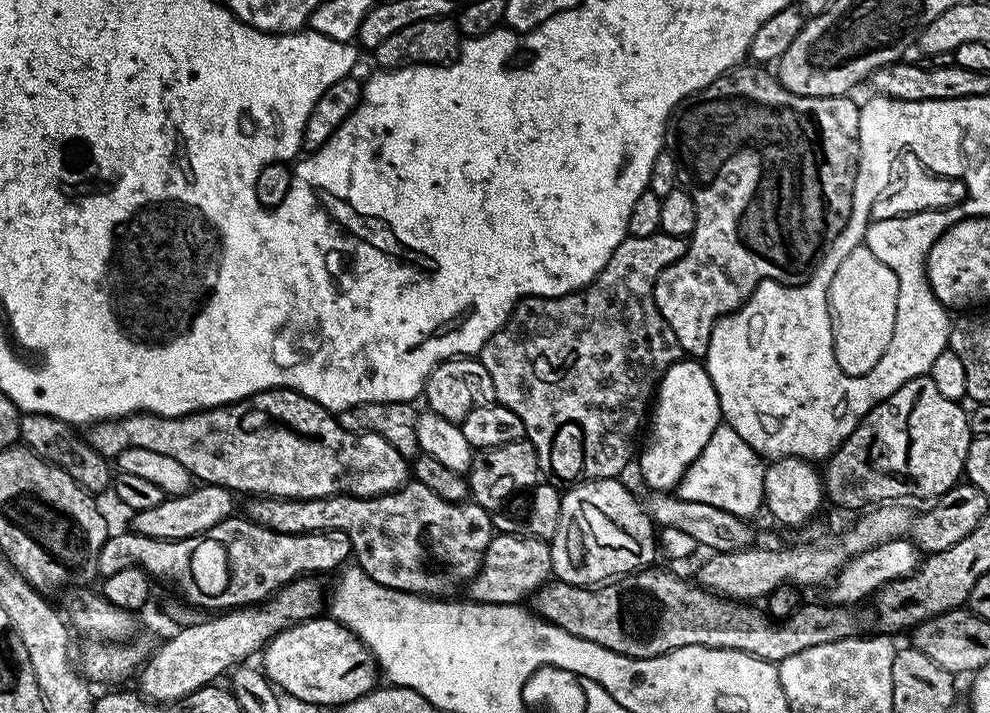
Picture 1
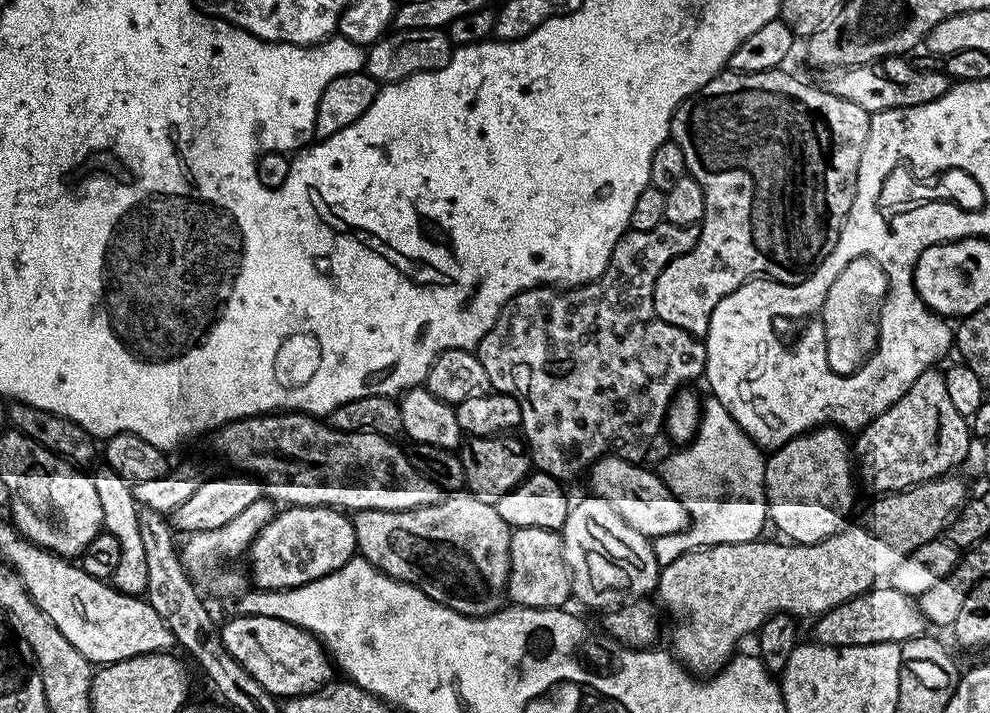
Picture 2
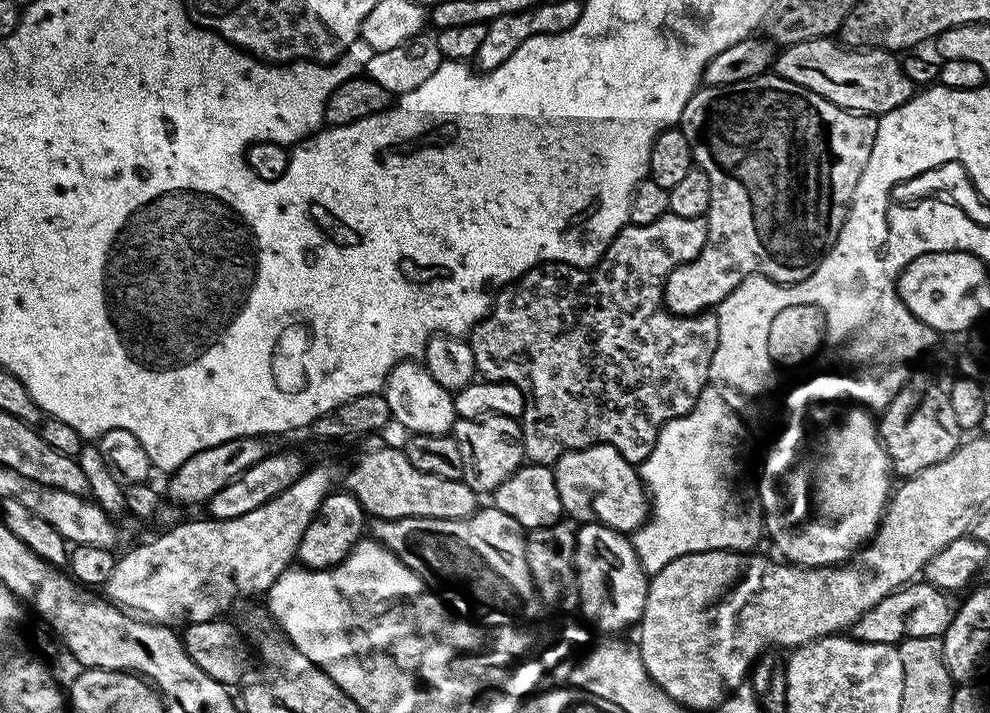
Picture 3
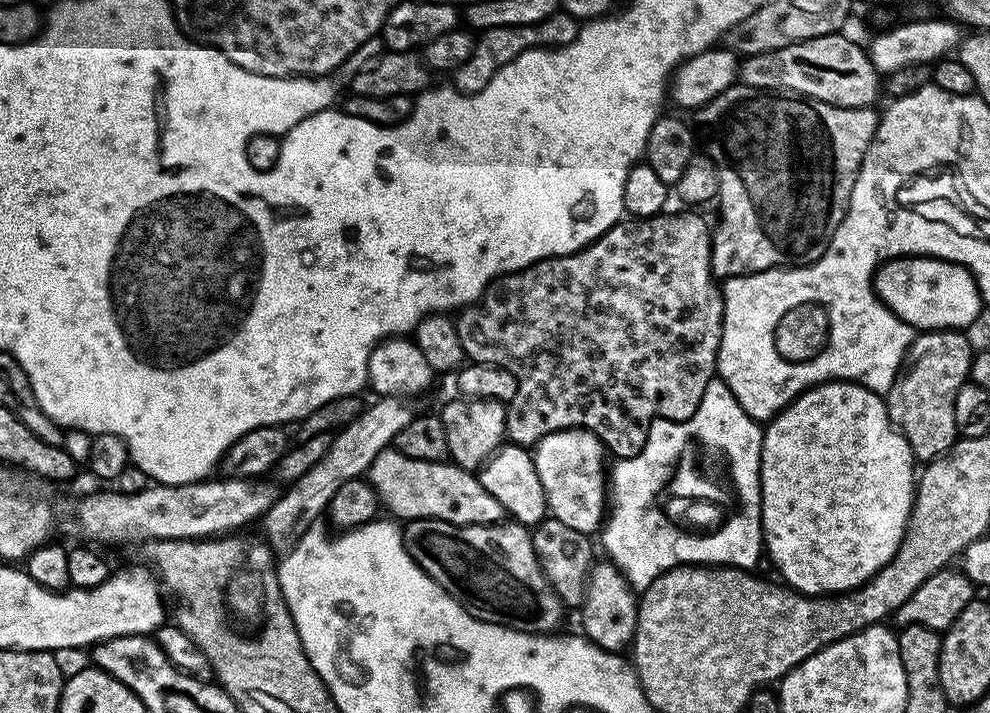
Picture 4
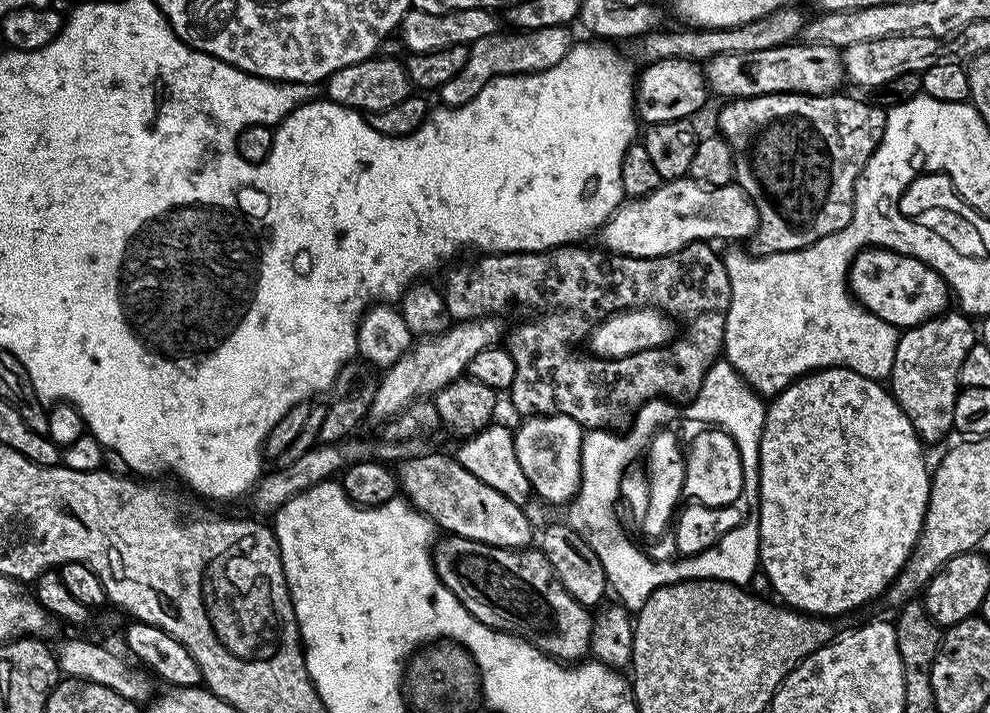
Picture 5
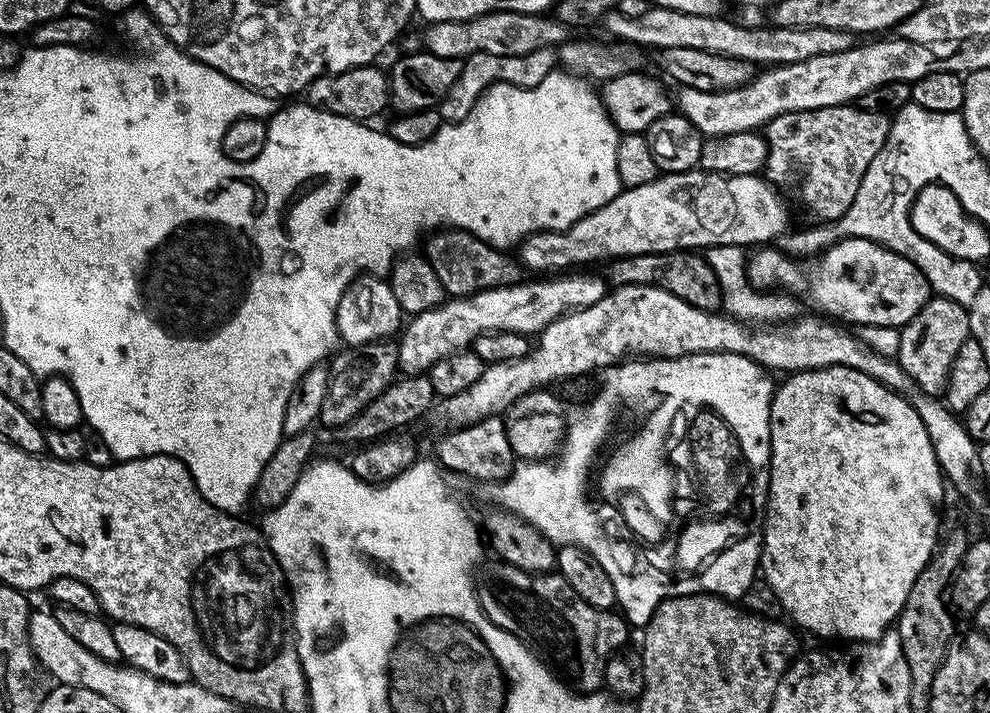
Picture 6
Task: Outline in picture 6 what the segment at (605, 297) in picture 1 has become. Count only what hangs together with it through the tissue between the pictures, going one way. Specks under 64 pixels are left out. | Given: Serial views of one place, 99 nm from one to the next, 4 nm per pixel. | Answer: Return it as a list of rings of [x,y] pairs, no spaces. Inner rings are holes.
[[[443,227],[433,231],[423,244],[422,254],[430,266],[434,266],[434,274],[438,274],[438,282],[442,282],[449,297],[469,296],[484,288],[501,288],[507,284],[521,283],[521,265],[513,257],[512,261],[507,251],[495,248],[493,244],[487,244],[485,240],[479,240],[474,234],[460,228]],[[696,250],[651,252],[641,256],[616,258],[607,265],[607,268],[607,279],[616,286],[622,284],[649,284],[655,288],[666,290],[686,302],[690,302],[690,306],[698,306],[707,312],[717,311],[722,304],[722,293],[718,278],[714,274],[714,270],[710,270],[707,259]]]

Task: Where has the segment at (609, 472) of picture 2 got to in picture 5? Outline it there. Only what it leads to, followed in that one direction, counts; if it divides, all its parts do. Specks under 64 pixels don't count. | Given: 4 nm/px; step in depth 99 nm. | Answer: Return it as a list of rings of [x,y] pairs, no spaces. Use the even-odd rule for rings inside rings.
[[[530,416],[523,421],[524,425],[514,432],[514,450],[518,450],[518,462],[530,482],[533,493],[552,504],[567,505],[580,488],[580,459],[582,446],[586,435],[585,429],[580,427],[574,418],[565,416]]]

